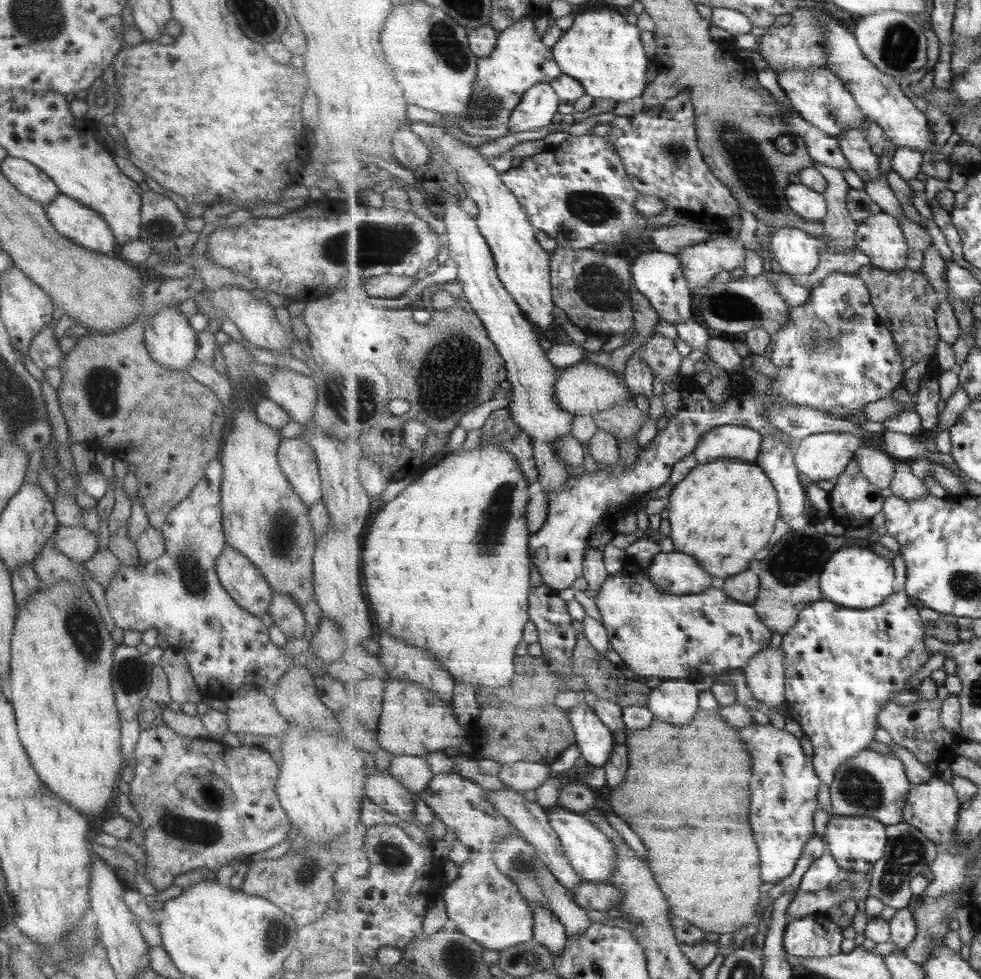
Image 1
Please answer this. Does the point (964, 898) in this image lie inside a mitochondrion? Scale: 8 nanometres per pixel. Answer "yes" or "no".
no

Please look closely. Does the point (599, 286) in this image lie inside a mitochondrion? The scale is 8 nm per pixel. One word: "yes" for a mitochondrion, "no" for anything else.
yes

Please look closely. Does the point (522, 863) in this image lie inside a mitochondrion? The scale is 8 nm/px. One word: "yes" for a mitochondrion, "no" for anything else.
yes

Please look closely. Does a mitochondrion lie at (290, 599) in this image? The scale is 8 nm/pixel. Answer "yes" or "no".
no

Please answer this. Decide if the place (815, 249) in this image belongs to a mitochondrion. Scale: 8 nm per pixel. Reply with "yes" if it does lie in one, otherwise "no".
no

